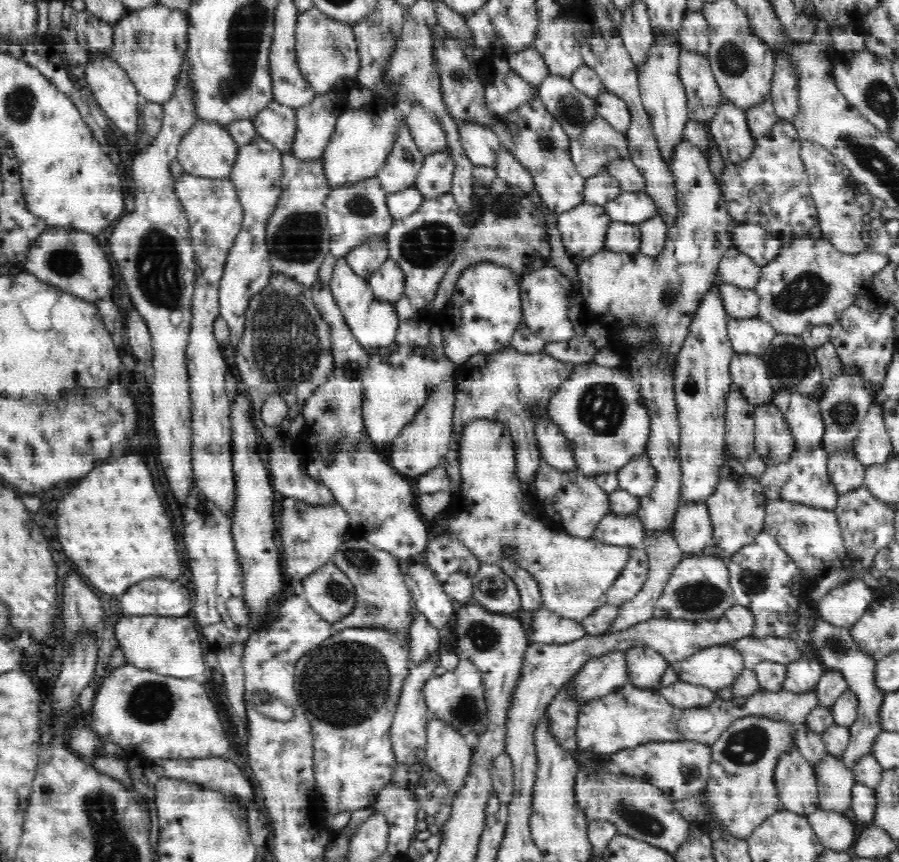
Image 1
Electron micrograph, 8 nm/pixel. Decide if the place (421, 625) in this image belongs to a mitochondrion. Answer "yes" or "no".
no

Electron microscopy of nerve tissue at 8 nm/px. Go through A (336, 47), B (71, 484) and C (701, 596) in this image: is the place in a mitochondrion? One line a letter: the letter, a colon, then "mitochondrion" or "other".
A: mitochondrion
B: other
C: mitochondrion

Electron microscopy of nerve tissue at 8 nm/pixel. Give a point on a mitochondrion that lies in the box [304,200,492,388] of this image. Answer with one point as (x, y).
(426, 244)

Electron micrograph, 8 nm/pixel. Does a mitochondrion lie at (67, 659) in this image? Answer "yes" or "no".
no

